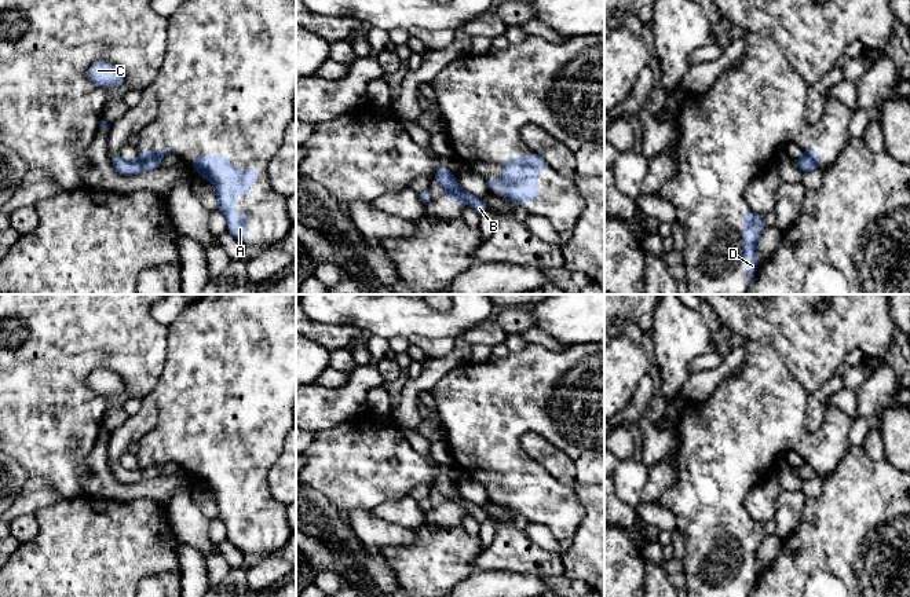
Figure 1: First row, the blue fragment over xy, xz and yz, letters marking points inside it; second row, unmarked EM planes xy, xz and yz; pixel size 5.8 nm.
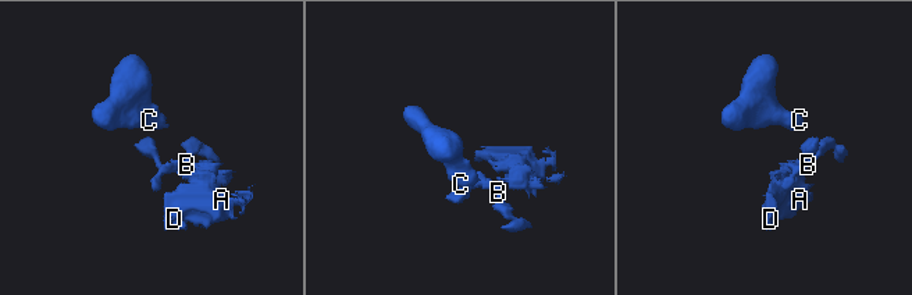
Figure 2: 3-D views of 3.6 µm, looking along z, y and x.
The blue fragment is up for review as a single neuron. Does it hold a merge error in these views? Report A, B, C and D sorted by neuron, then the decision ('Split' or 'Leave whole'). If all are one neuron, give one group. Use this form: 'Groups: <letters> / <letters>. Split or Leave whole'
Groups: A C D / B. Split

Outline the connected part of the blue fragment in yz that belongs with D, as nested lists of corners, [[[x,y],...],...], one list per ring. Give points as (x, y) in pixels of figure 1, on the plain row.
[[[749,517],[743,523],[743,546],[742,546],[742,561],[741,569],[749,578],[749,591],[753,590],[757,578],[757,550],[763,538],[765,536],[764,527],[761,523]]]

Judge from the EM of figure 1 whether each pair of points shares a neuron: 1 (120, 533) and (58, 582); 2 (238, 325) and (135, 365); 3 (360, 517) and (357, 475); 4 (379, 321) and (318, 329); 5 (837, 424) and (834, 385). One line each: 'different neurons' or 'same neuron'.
1: same neuron
2: different neurons
3: different neurons
4: different neurons
5: different neurons

